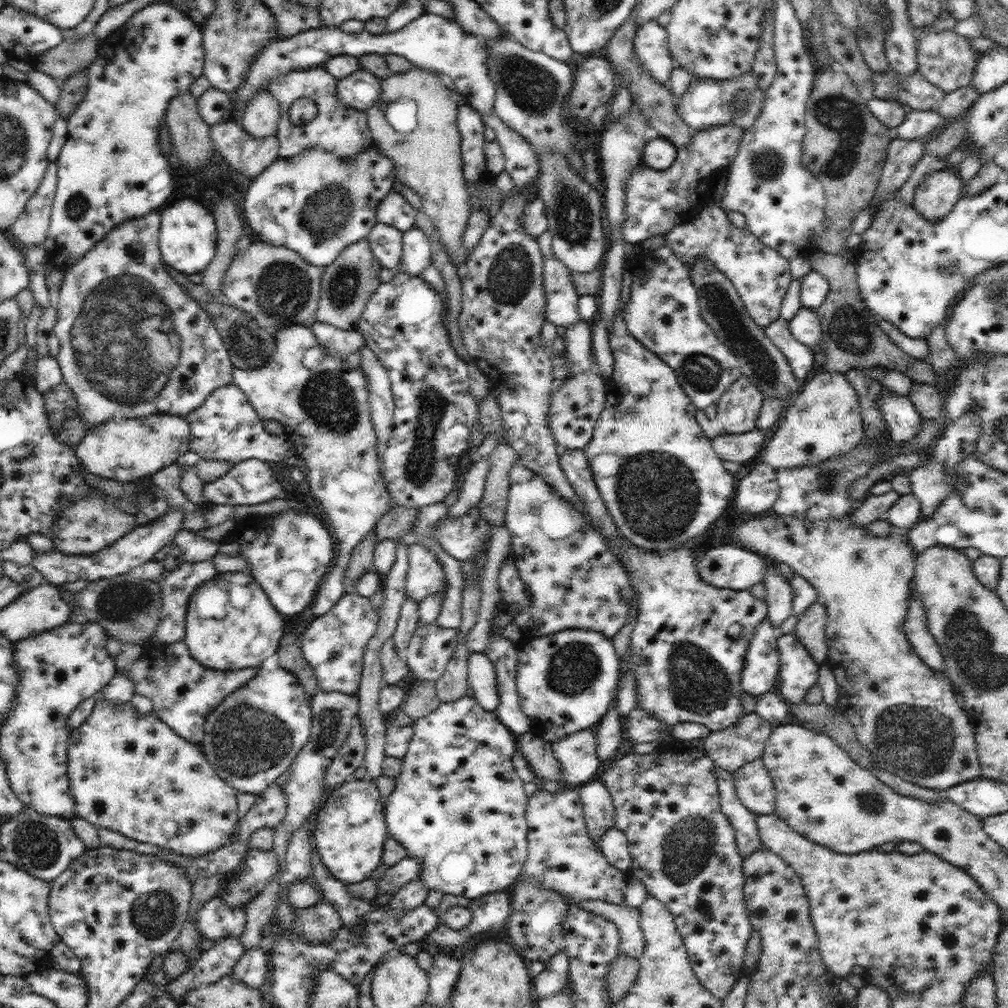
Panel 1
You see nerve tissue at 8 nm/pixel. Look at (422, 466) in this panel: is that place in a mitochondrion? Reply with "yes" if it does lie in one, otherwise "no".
yes

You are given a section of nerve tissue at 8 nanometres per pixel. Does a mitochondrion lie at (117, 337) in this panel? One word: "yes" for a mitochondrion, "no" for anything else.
yes

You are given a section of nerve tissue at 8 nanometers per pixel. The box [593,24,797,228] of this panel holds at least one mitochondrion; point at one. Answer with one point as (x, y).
(769, 165)

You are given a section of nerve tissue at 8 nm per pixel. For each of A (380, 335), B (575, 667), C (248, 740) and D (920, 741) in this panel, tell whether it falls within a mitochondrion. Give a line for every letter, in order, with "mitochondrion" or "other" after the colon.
A: other
B: mitochondrion
C: mitochondrion
D: mitochondrion

